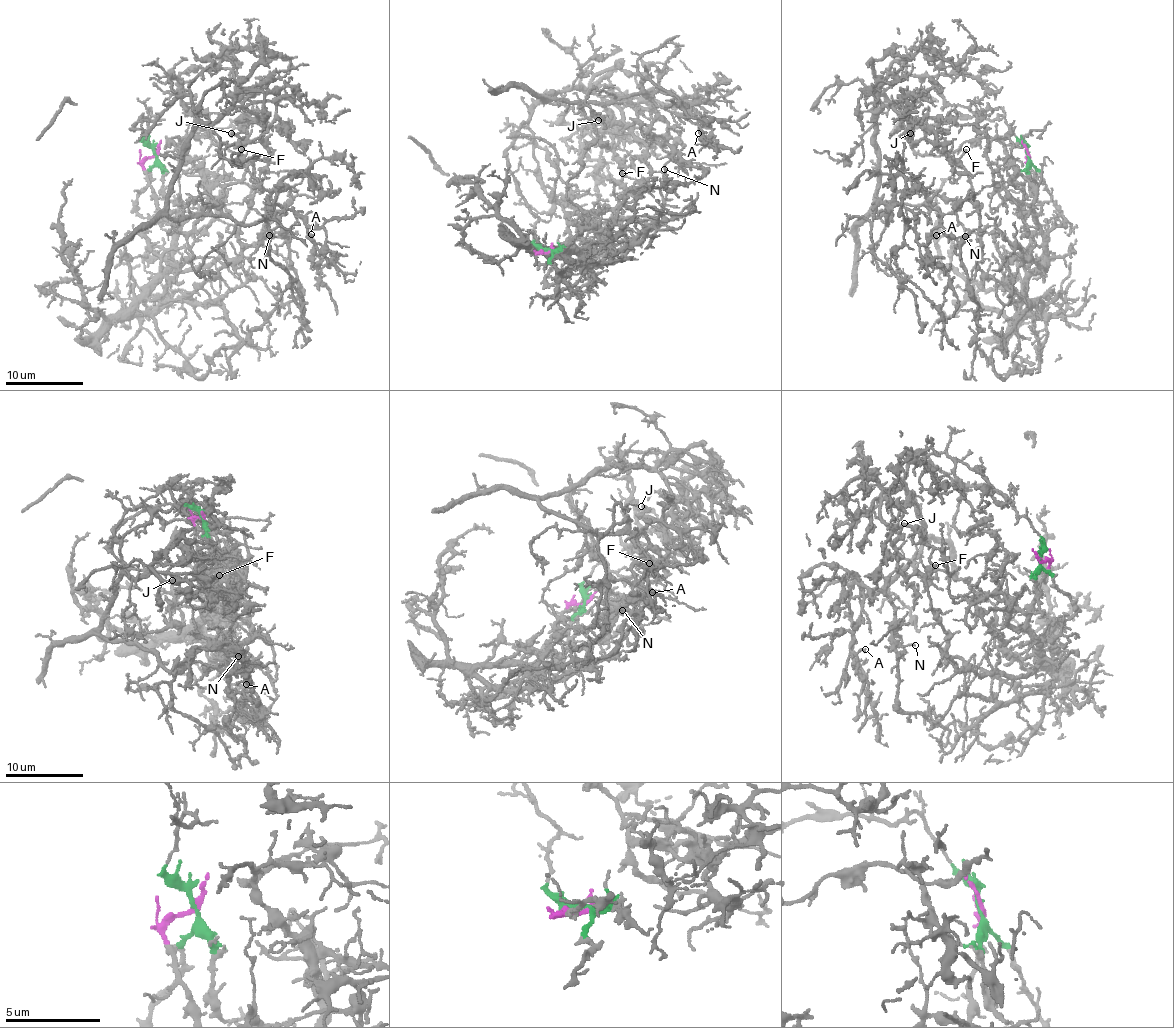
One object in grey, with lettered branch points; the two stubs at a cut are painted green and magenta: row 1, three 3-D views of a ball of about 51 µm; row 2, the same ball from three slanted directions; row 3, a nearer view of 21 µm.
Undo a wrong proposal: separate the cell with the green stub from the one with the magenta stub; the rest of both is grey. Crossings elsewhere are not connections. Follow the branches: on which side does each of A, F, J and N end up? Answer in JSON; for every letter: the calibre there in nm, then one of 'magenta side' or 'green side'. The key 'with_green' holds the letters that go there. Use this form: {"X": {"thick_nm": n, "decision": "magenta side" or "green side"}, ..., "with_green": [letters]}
{"A": {"thick_nm": 150, "decision": "green side"}, "F": {"thick_nm": 160, "decision": "green side"}, "J": {"thick_nm": 170, "decision": "green side"}, "N": {"thick_nm": 130, "decision": "green side"}, "with_green": ["A", "F", "J", "N"]}

